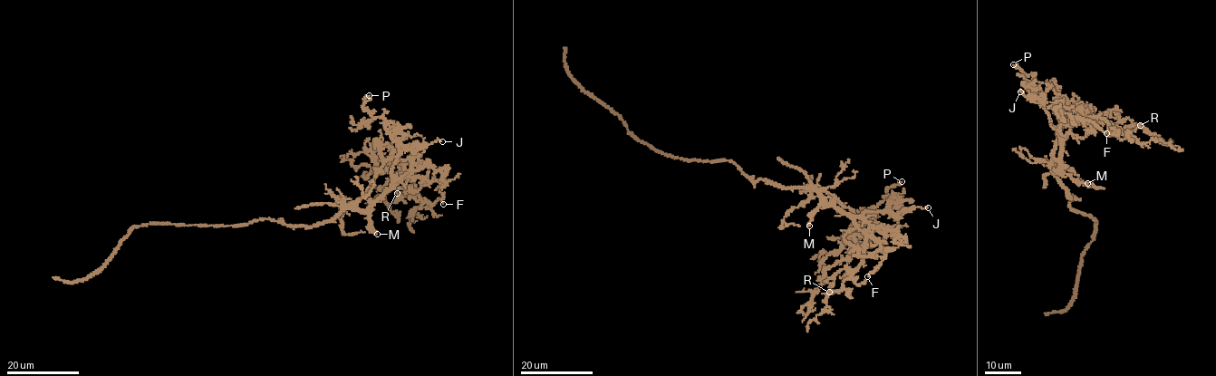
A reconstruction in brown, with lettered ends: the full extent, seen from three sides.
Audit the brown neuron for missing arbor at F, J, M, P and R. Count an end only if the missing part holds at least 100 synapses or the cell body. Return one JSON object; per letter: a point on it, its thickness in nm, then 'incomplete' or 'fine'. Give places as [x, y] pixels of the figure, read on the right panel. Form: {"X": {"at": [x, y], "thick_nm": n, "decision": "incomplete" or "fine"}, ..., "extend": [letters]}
{"F": {"at": [1106, 133], "thick_nm": 200, "decision": "fine"}, "J": {"at": [1020, 91], "thick_nm": 110, "decision": "fine"}, "M": {"at": [1087, 183], "thick_nm": 240, "decision": "fine"}, "P": {"at": [1013, 64], "thick_nm": 240, "decision": "fine"}, "R": {"at": [1140, 125], "thick_nm": 110, "decision": "fine"}, "extend": []}

